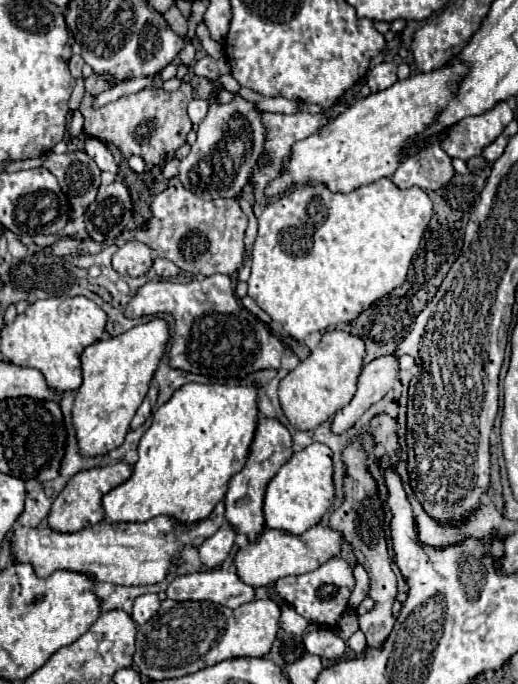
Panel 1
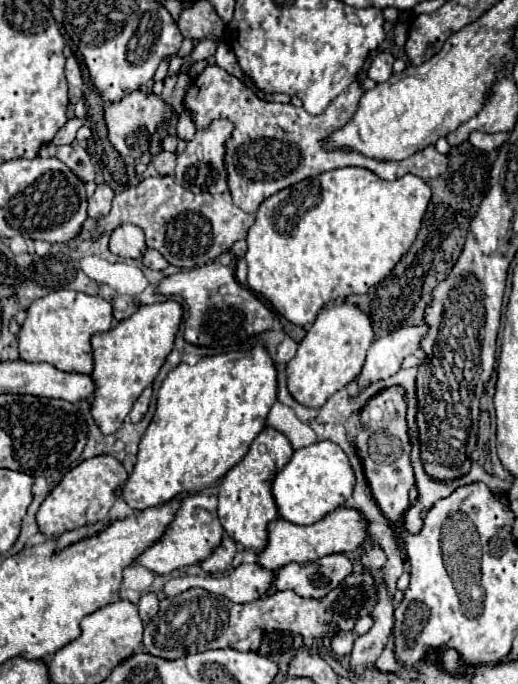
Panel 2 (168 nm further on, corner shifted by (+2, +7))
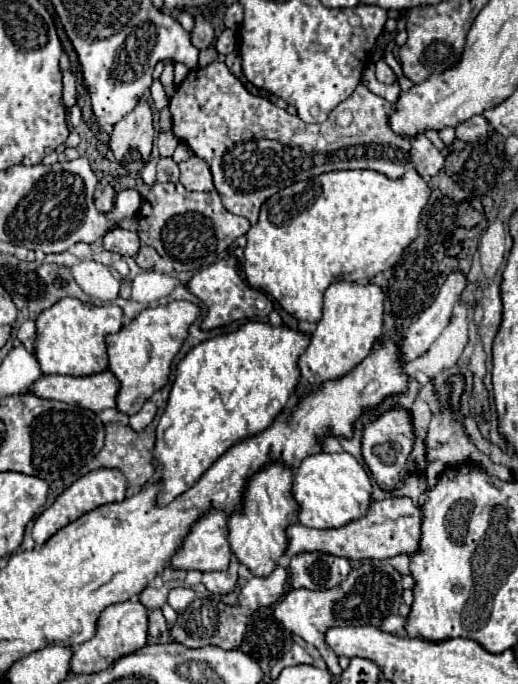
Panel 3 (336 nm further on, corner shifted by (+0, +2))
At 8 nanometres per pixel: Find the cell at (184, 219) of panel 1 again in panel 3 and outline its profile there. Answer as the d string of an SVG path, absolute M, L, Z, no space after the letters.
M154 184L142 198L136 214L138 236L152 246L164 260L172 262L176 272L194 272L210 266L218 256L242 234L250 230L250 222L228 212L218 192L188 192L182 184Z

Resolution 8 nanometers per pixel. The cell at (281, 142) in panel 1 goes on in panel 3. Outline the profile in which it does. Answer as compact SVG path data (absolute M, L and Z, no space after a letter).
M212 62L210 66L190 70L184 82L178 86L174 96L170 98L172 112L172 130L174 134L186 142L196 156L204 158L212 170L214 186L222 198L222 204L232 214L248 218L252 224L258 220L260 206L276 192L292 186L294 182L302 182L324 172L332 170L352 170L352 168L368 168L376 170L388 178L400 178L406 170L414 168L418 174L428 180L444 170L444 156L434 148L434 144L424 136L398 136L388 126L388 116L392 114L392 104L382 96L372 94L364 84L358 84L356 90L340 102L322 124L306 124L298 116L288 114L266 98L252 96L244 84L228 72L226 64Z

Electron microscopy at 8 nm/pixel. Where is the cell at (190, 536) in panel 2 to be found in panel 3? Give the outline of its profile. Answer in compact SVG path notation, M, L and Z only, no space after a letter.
M208 510L204 512L190 528L188 536L182 540L178 550L170 558L170 566L174 570L200 570L200 572L212 572L212 570L226 570L230 564L232 552L228 546L228 528L226 528L226 514L222 510Z

